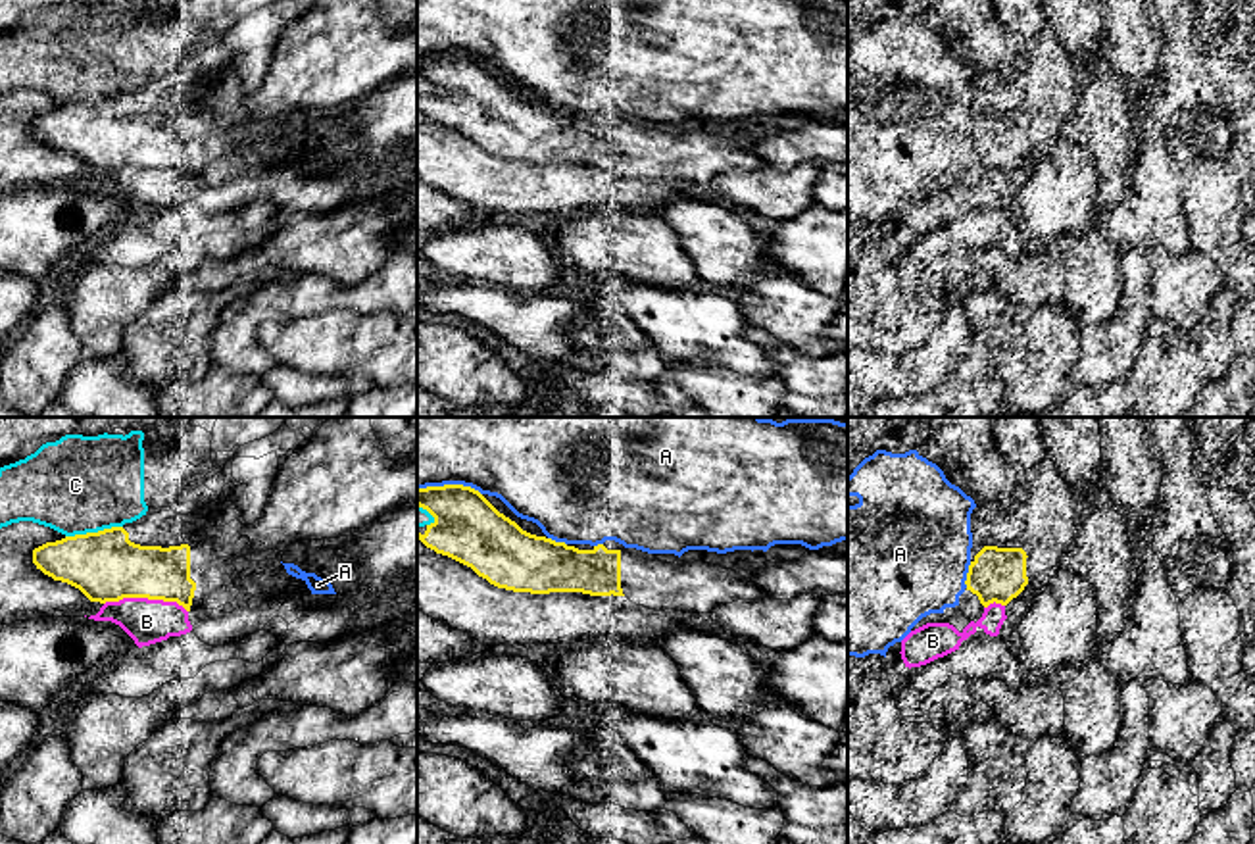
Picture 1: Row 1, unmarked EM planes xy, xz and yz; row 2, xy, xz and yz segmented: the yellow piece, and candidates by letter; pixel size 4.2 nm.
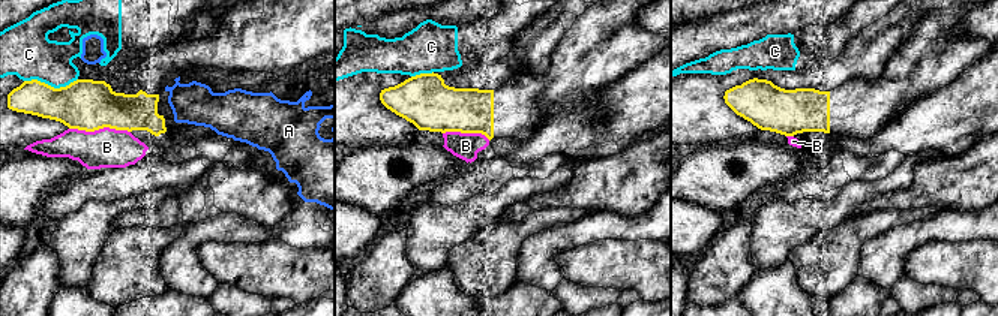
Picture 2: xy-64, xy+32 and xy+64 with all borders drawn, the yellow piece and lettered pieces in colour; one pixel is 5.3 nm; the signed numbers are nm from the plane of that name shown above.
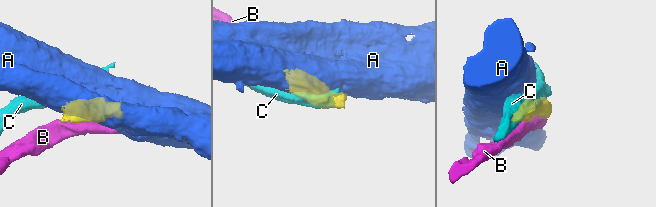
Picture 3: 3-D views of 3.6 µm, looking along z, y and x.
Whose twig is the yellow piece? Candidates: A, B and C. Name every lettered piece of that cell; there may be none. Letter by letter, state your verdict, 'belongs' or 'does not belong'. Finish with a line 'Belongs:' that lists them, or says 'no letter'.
A: does not belong
B: does not belong
C: does not belong
Belongs: no letter

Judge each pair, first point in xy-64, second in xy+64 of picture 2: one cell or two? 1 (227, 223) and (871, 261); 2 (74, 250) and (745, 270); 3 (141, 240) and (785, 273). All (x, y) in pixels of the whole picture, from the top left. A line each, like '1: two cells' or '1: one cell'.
1: one cell
2: two cells
3: two cells

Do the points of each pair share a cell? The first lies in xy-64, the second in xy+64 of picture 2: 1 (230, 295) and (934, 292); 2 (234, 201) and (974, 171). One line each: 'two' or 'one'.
1: one
2: one

